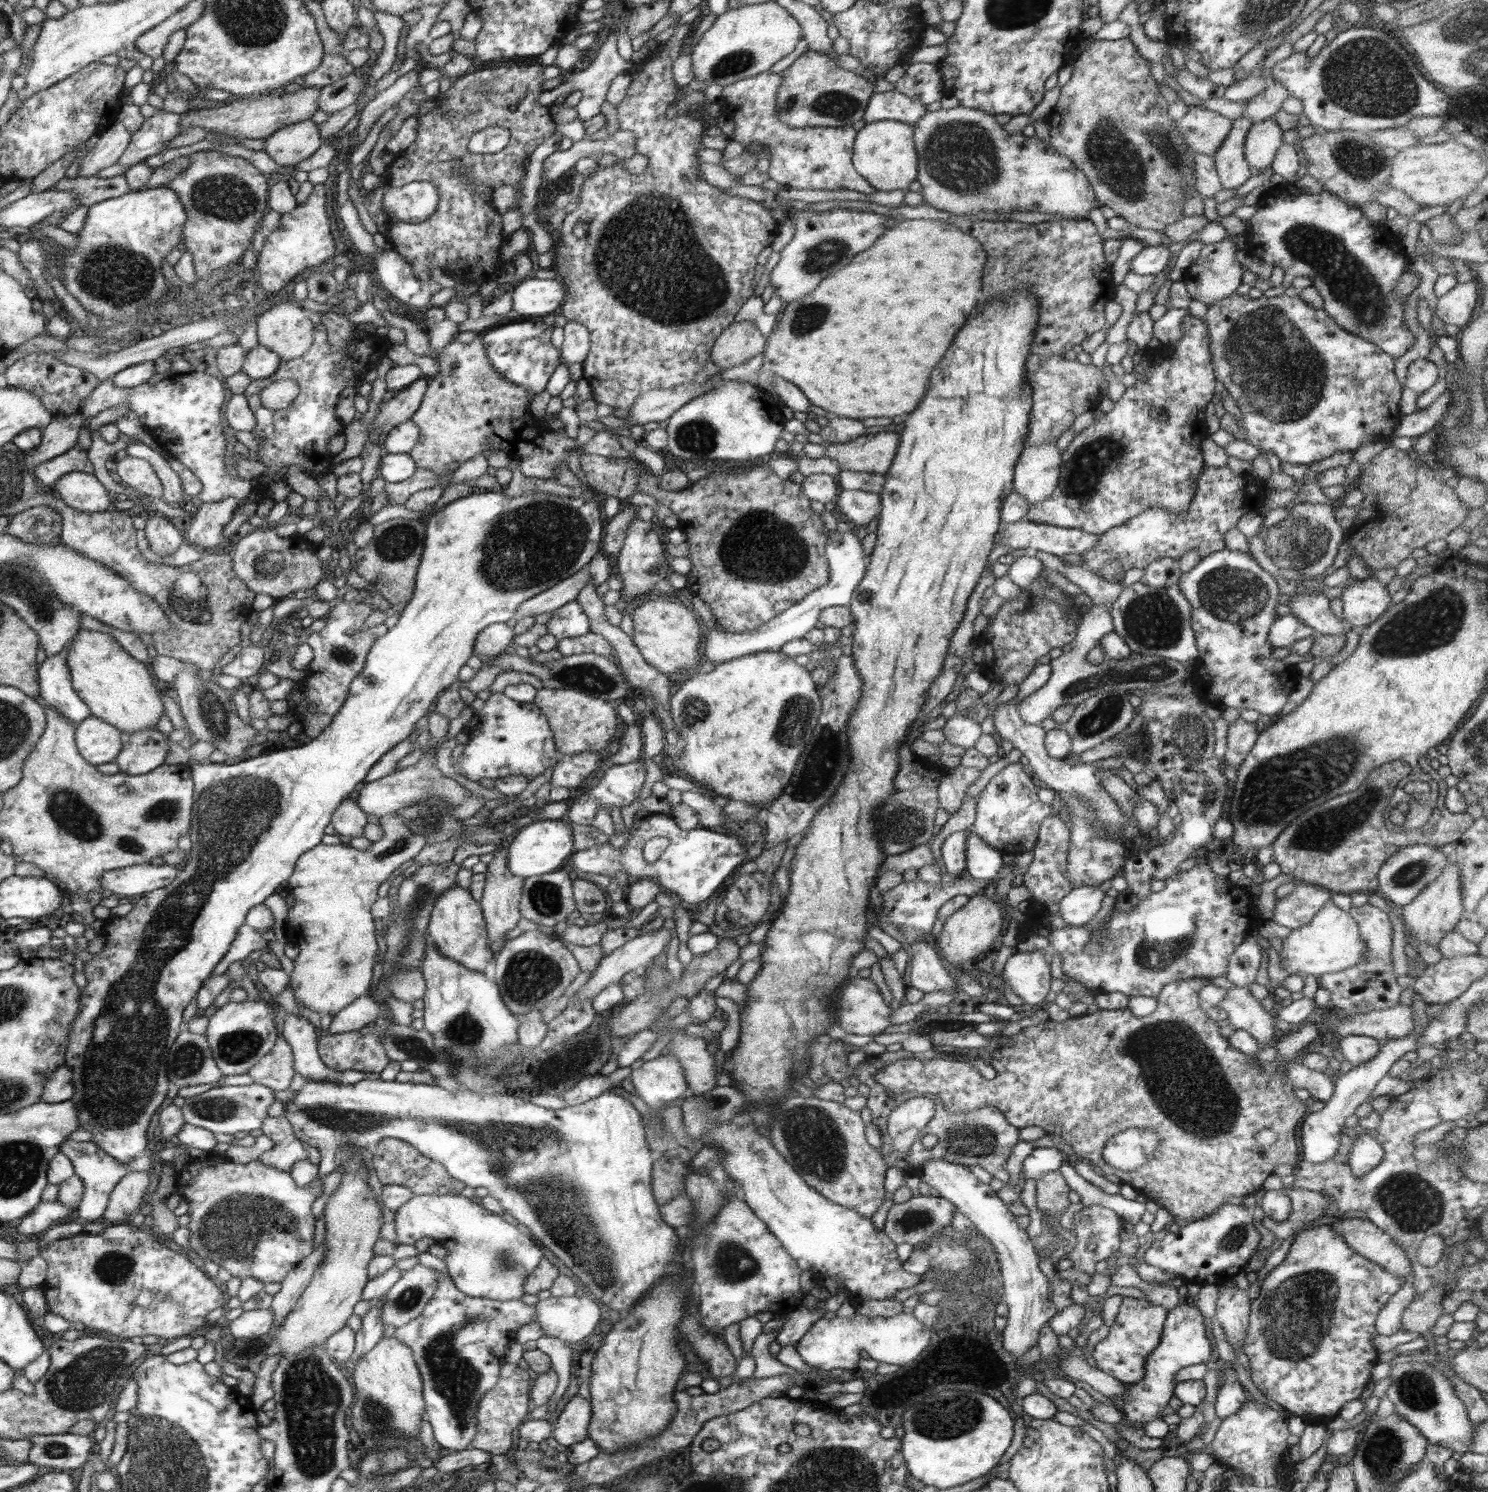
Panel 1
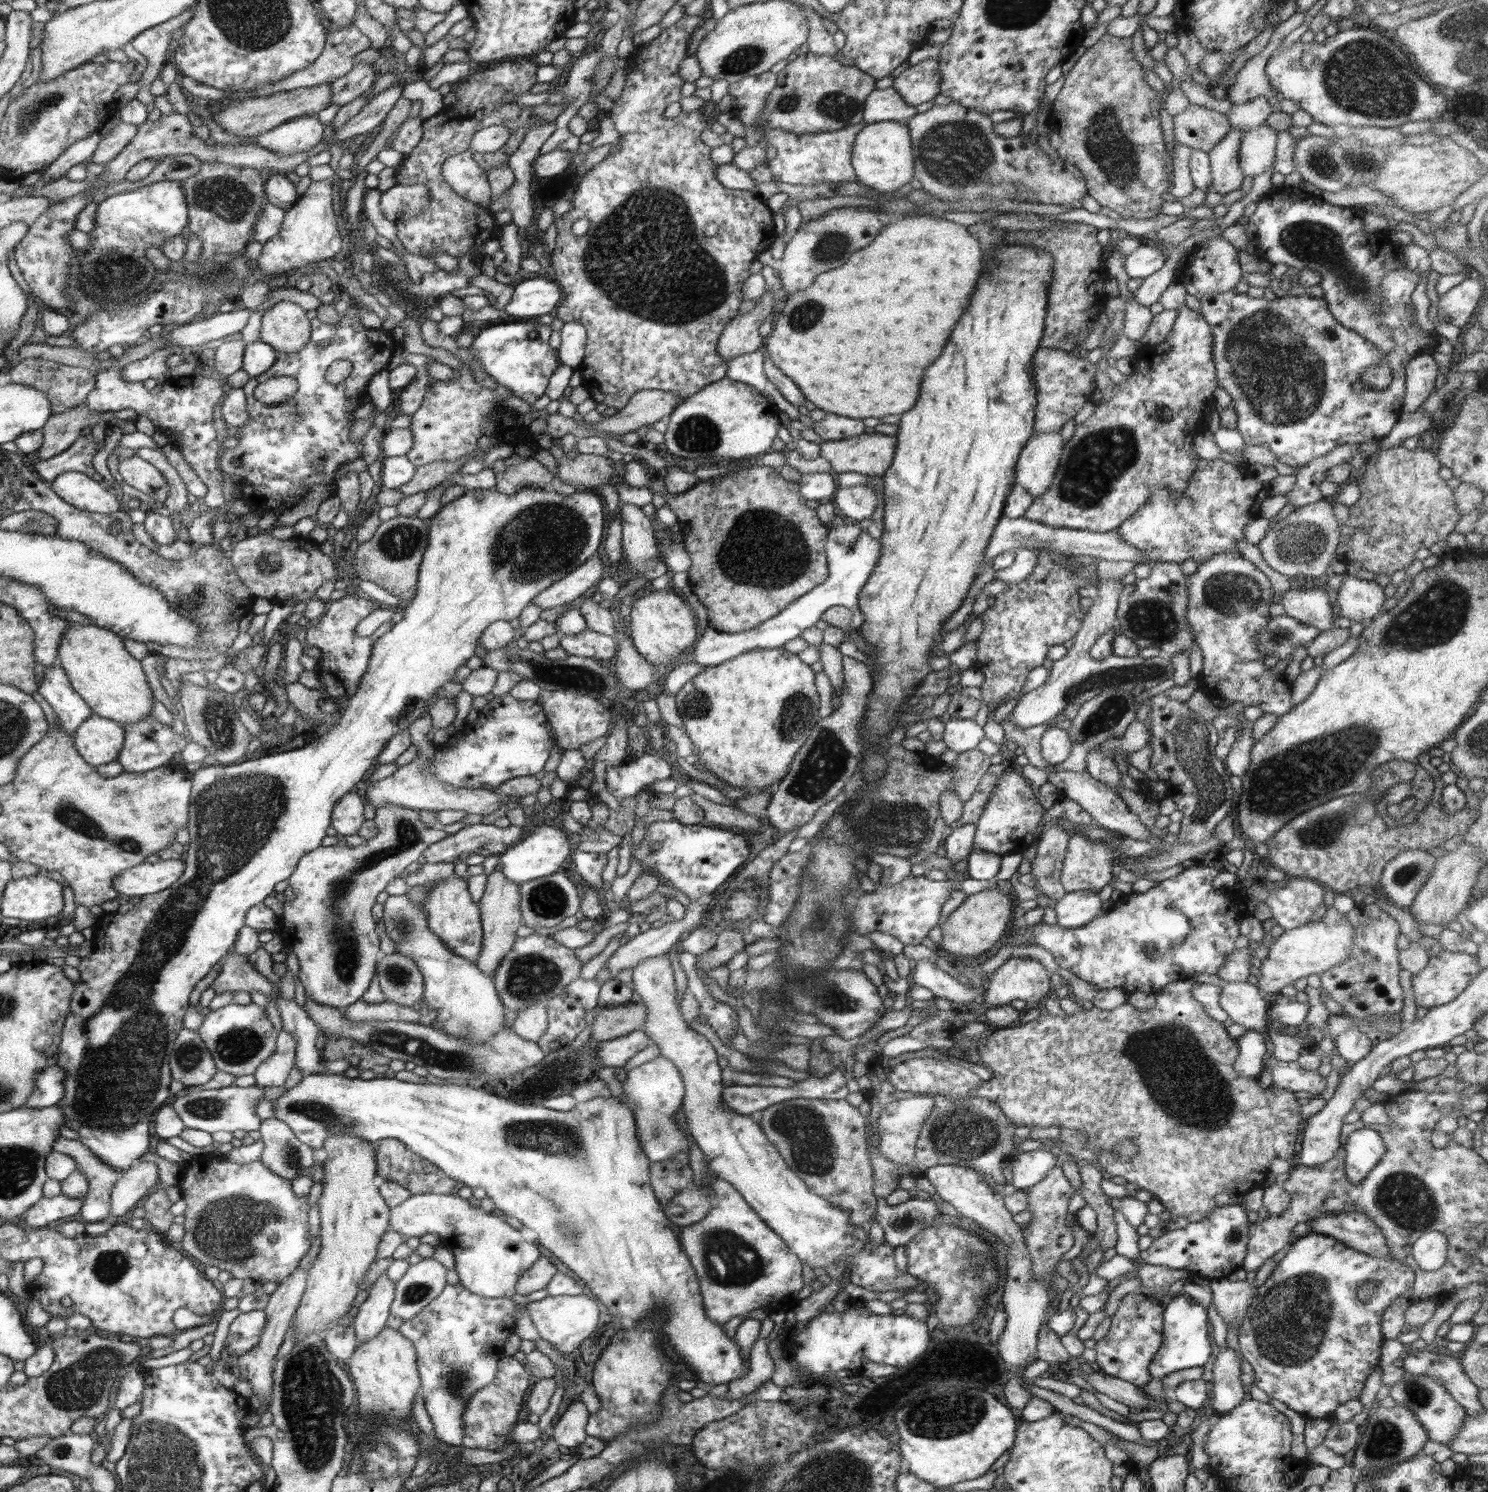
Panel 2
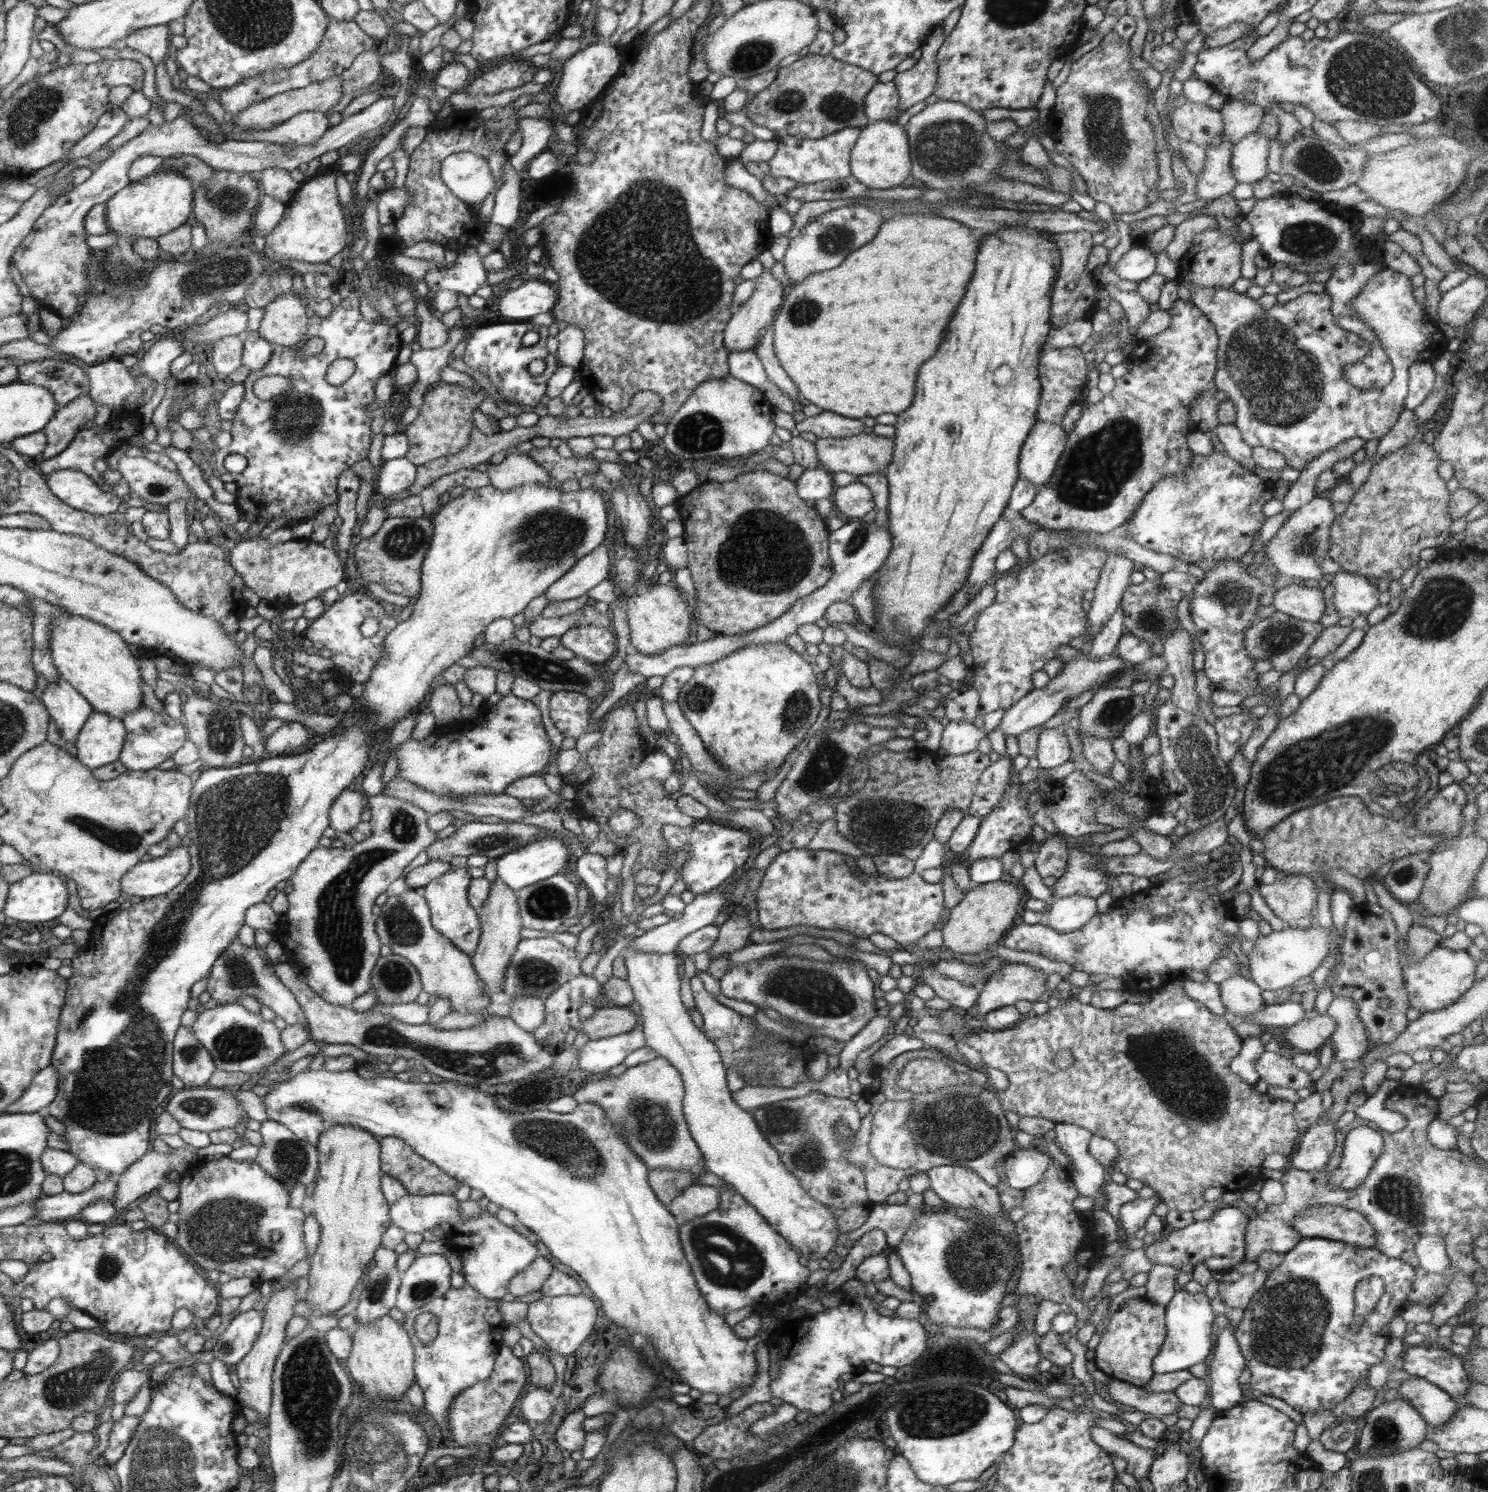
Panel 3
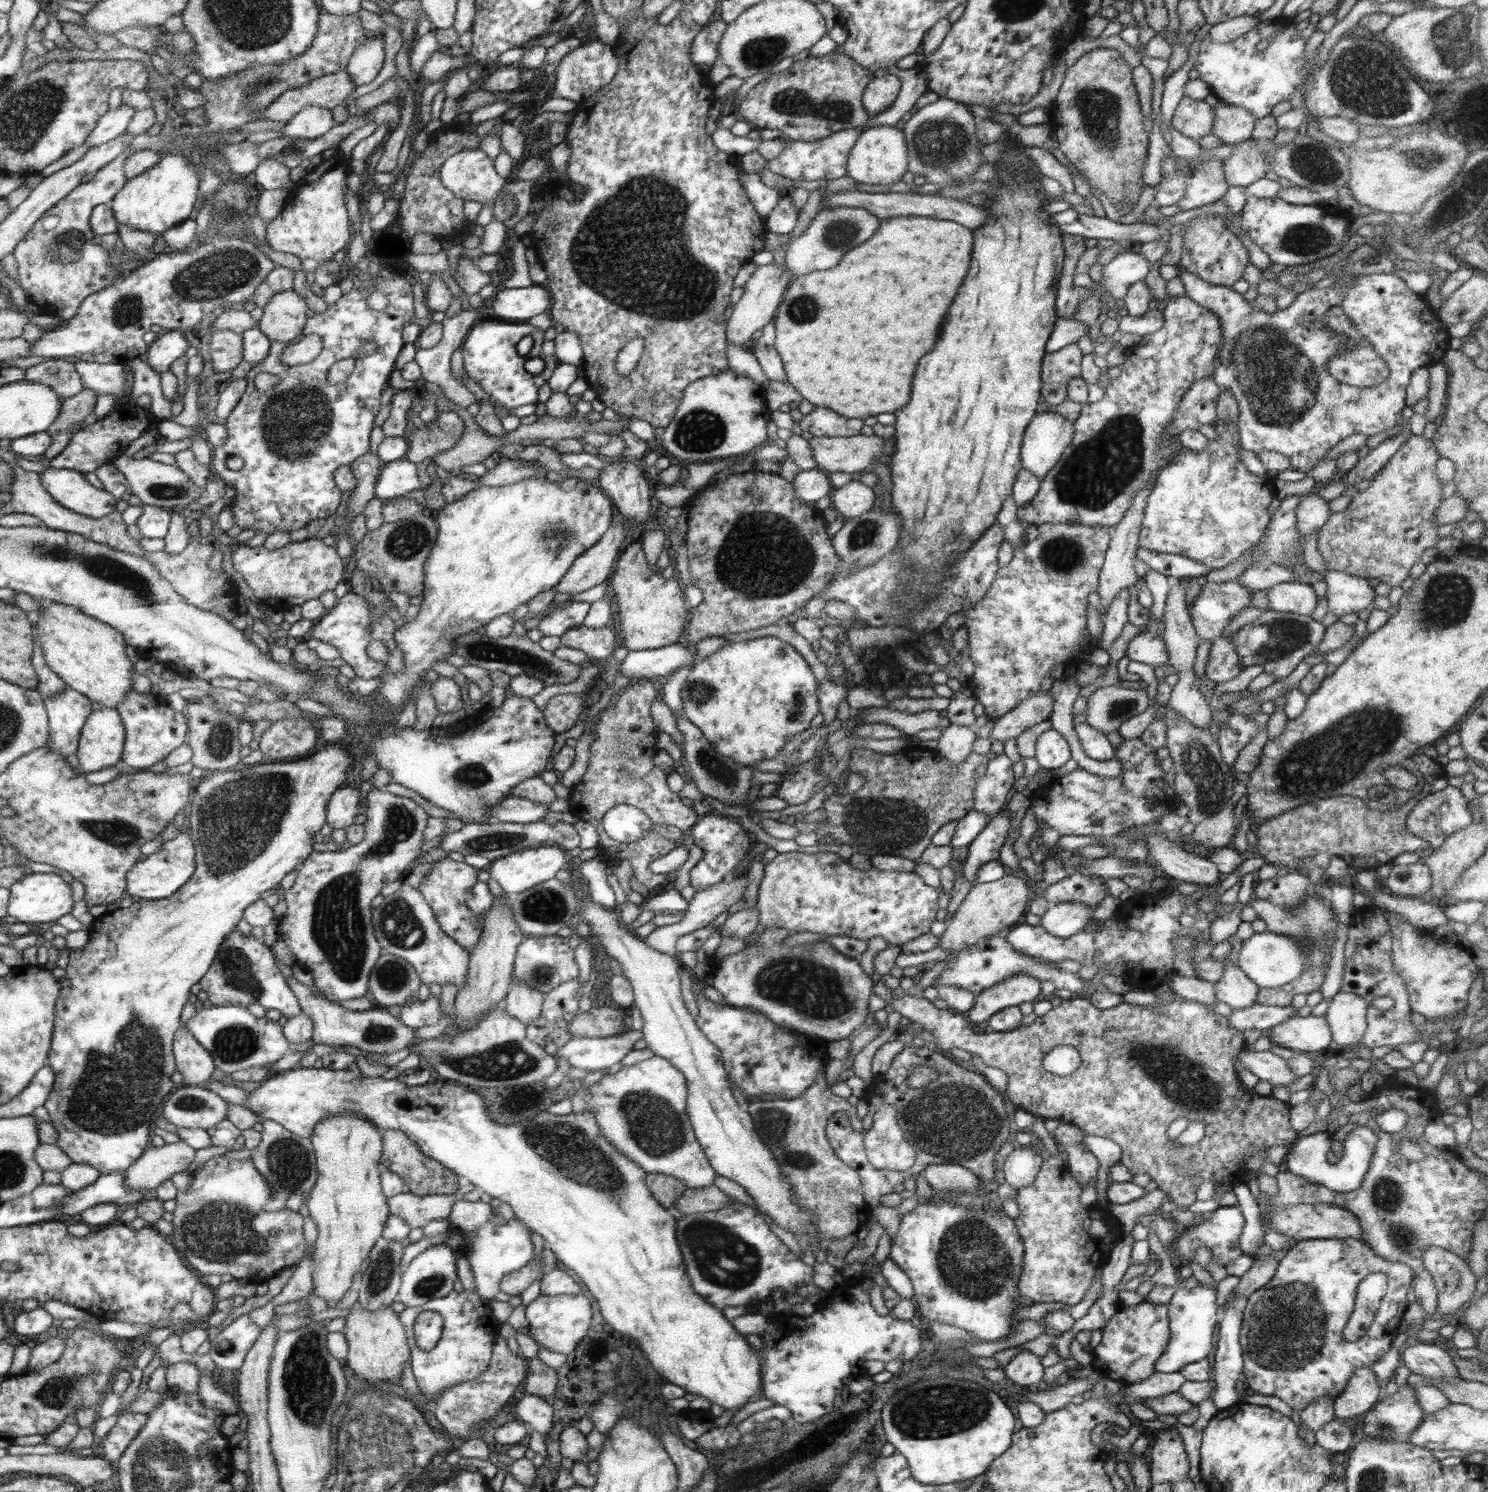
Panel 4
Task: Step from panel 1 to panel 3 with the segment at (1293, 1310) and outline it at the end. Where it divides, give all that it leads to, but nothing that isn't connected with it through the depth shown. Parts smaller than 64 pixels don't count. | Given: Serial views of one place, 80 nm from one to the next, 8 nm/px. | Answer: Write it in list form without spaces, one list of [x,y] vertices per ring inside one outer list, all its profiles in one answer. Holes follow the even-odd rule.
[[[1301,1238],[1298,1245],[1285,1255],[1284,1262],[1270,1272],[1263,1289],[1256,1292],[1249,1306],[1244,1309],[1234,1336],[1240,1345],[1246,1367],[1252,1372],[1249,1379],[1252,1390],[1281,1398],[1302,1415],[1332,1410],[1350,1396],[1363,1378],[1367,1378],[1372,1366],[1384,1361],[1384,1347],[1391,1338],[1387,1324],[1408,1305],[1407,1297],[1416,1270],[1406,1262],[1388,1258],[1374,1248],[1360,1248],[1326,1238]],[[1370,1276],[1384,1280],[1385,1292],[1363,1323],[1353,1329],[1351,1322],[1355,1317],[1355,1288],[1360,1280]]]

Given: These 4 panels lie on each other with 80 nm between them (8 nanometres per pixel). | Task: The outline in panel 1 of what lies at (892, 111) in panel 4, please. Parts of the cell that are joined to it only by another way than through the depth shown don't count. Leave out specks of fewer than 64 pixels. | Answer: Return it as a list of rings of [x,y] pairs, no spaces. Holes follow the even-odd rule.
[[[915,62],[911,69],[896,82],[897,90],[906,96],[917,98],[931,108],[945,96],[942,75],[933,63]]]

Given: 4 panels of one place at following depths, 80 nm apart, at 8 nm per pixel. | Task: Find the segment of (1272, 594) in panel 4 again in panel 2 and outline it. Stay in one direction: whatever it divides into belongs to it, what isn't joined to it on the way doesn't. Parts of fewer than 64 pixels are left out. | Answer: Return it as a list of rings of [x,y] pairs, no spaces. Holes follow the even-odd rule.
[[[1295,587],[1282,594],[1281,603],[1286,616],[1315,626],[1322,632],[1338,626],[1327,589]]]

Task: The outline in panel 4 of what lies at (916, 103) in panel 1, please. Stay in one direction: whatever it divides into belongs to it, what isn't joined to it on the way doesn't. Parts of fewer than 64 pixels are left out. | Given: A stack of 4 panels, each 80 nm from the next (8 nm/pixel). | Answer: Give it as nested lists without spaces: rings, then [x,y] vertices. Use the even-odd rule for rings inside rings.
[[[894,74],[872,78],[862,95],[866,112],[870,116],[884,112],[897,99],[900,87],[900,79]]]

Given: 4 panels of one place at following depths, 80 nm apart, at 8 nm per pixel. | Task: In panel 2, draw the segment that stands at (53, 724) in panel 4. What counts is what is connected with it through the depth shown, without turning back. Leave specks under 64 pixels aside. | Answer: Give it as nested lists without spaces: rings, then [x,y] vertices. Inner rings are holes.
[[[60,665],[46,667],[43,672],[43,680],[37,692],[54,709],[59,725],[73,735],[93,716],[93,709],[73,689],[69,675]]]

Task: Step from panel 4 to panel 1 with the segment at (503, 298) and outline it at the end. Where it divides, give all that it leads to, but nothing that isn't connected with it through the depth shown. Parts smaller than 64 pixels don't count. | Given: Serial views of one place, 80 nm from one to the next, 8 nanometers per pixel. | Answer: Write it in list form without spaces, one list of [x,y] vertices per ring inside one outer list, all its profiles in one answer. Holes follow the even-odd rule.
[[[532,275],[519,280],[510,288],[513,296],[513,310],[518,314],[528,314],[543,318],[550,312],[558,310],[565,303],[567,292],[565,284],[558,278],[554,280],[538,280]]]

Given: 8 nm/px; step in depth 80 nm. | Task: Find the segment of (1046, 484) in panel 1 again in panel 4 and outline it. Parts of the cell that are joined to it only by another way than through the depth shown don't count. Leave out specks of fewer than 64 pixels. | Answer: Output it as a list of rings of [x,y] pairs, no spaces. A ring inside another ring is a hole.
[[[1036,413],[1021,444],[1021,465],[1042,480],[1063,456],[1074,425],[1059,413]]]

